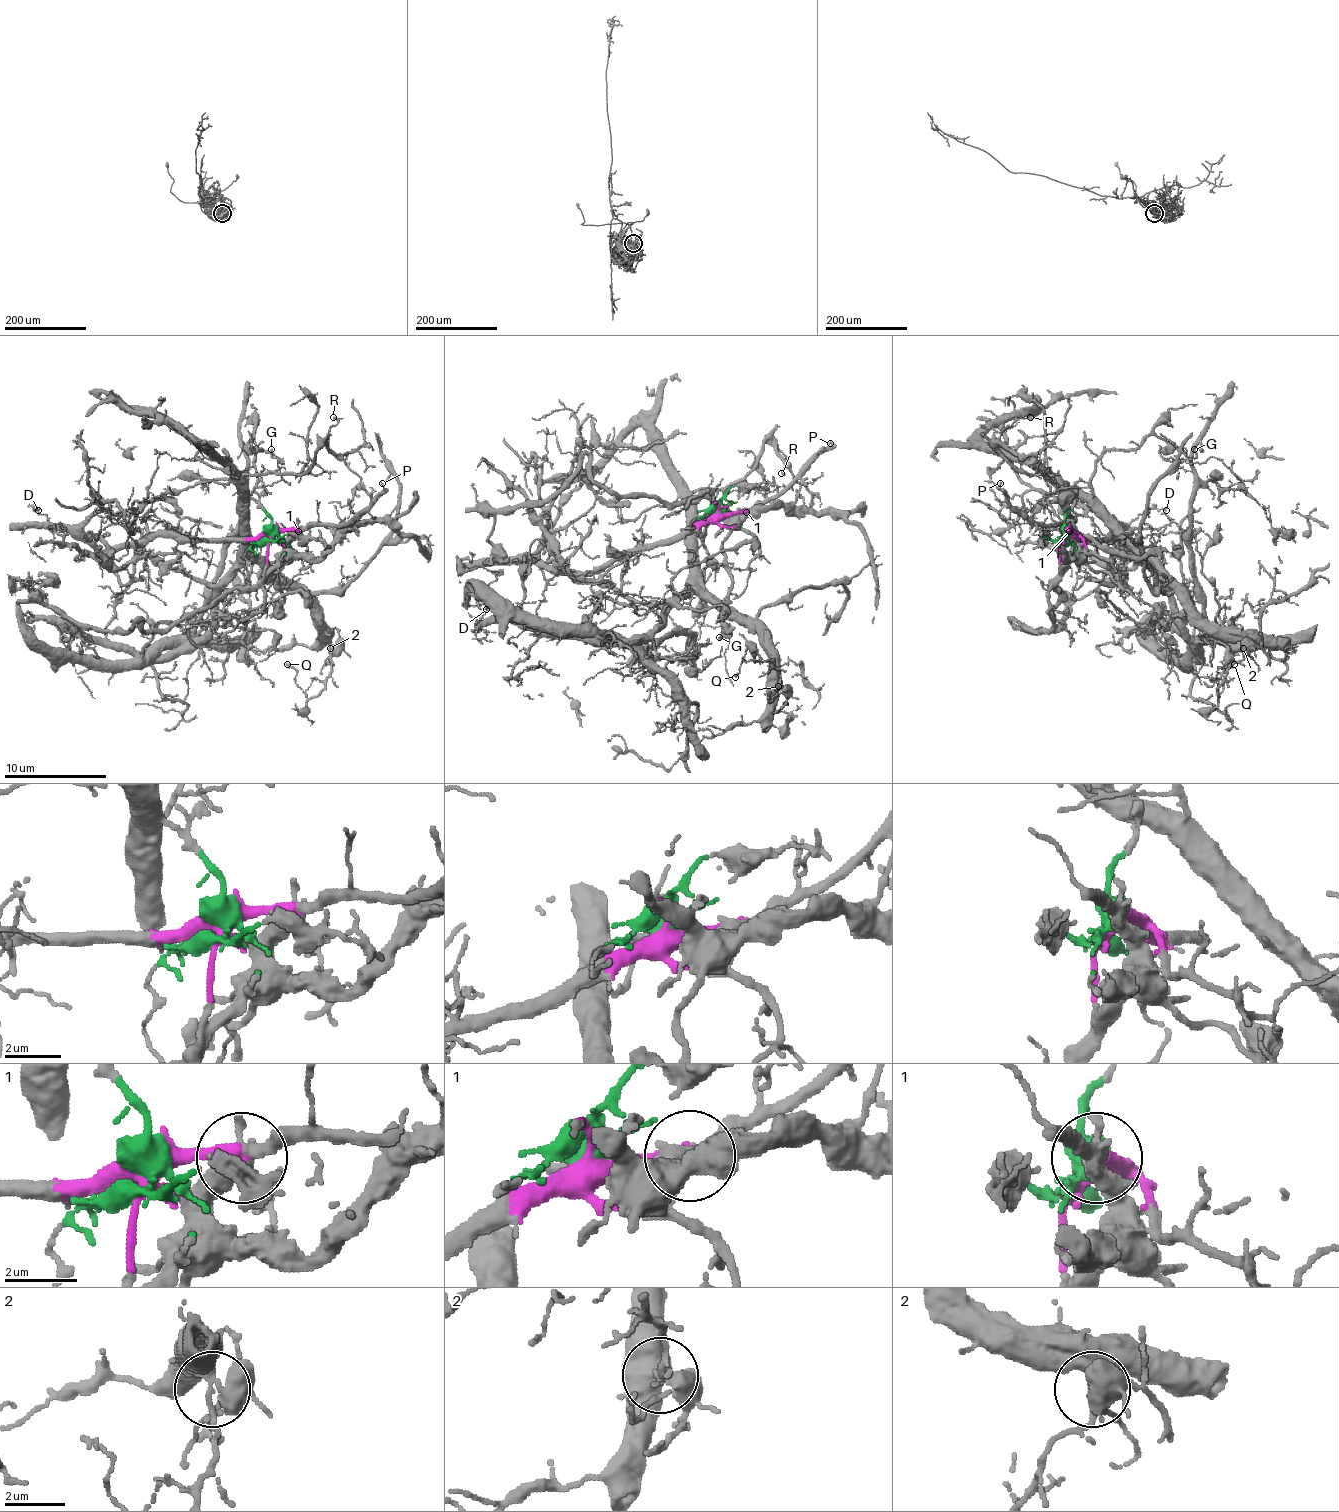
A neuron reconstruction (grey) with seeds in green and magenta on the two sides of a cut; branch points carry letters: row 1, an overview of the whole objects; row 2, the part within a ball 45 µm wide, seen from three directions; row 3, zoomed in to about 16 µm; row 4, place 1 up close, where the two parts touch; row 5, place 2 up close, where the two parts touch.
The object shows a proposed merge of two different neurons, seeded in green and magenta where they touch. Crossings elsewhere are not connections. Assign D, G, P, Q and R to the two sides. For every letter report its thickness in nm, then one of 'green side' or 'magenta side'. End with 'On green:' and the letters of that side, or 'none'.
D: calibre 120 nm; magenta side
G: calibre 130 nm; green side
P: calibre 200 nm; magenta side
Q: calibre 140 nm; green side
R: calibre 120 nm; green side
On green: G, Q, R

